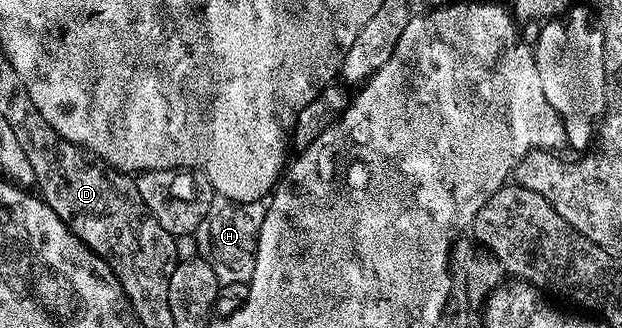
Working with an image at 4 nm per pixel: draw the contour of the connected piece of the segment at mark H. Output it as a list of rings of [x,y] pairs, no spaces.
[[[215,196],[210,202],[208,211],[193,237],[198,244],[198,257],[212,267],[216,279],[222,285],[240,285],[249,282],[258,250],[260,227],[264,223],[267,202],[252,203],[229,201],[227,197]]]

